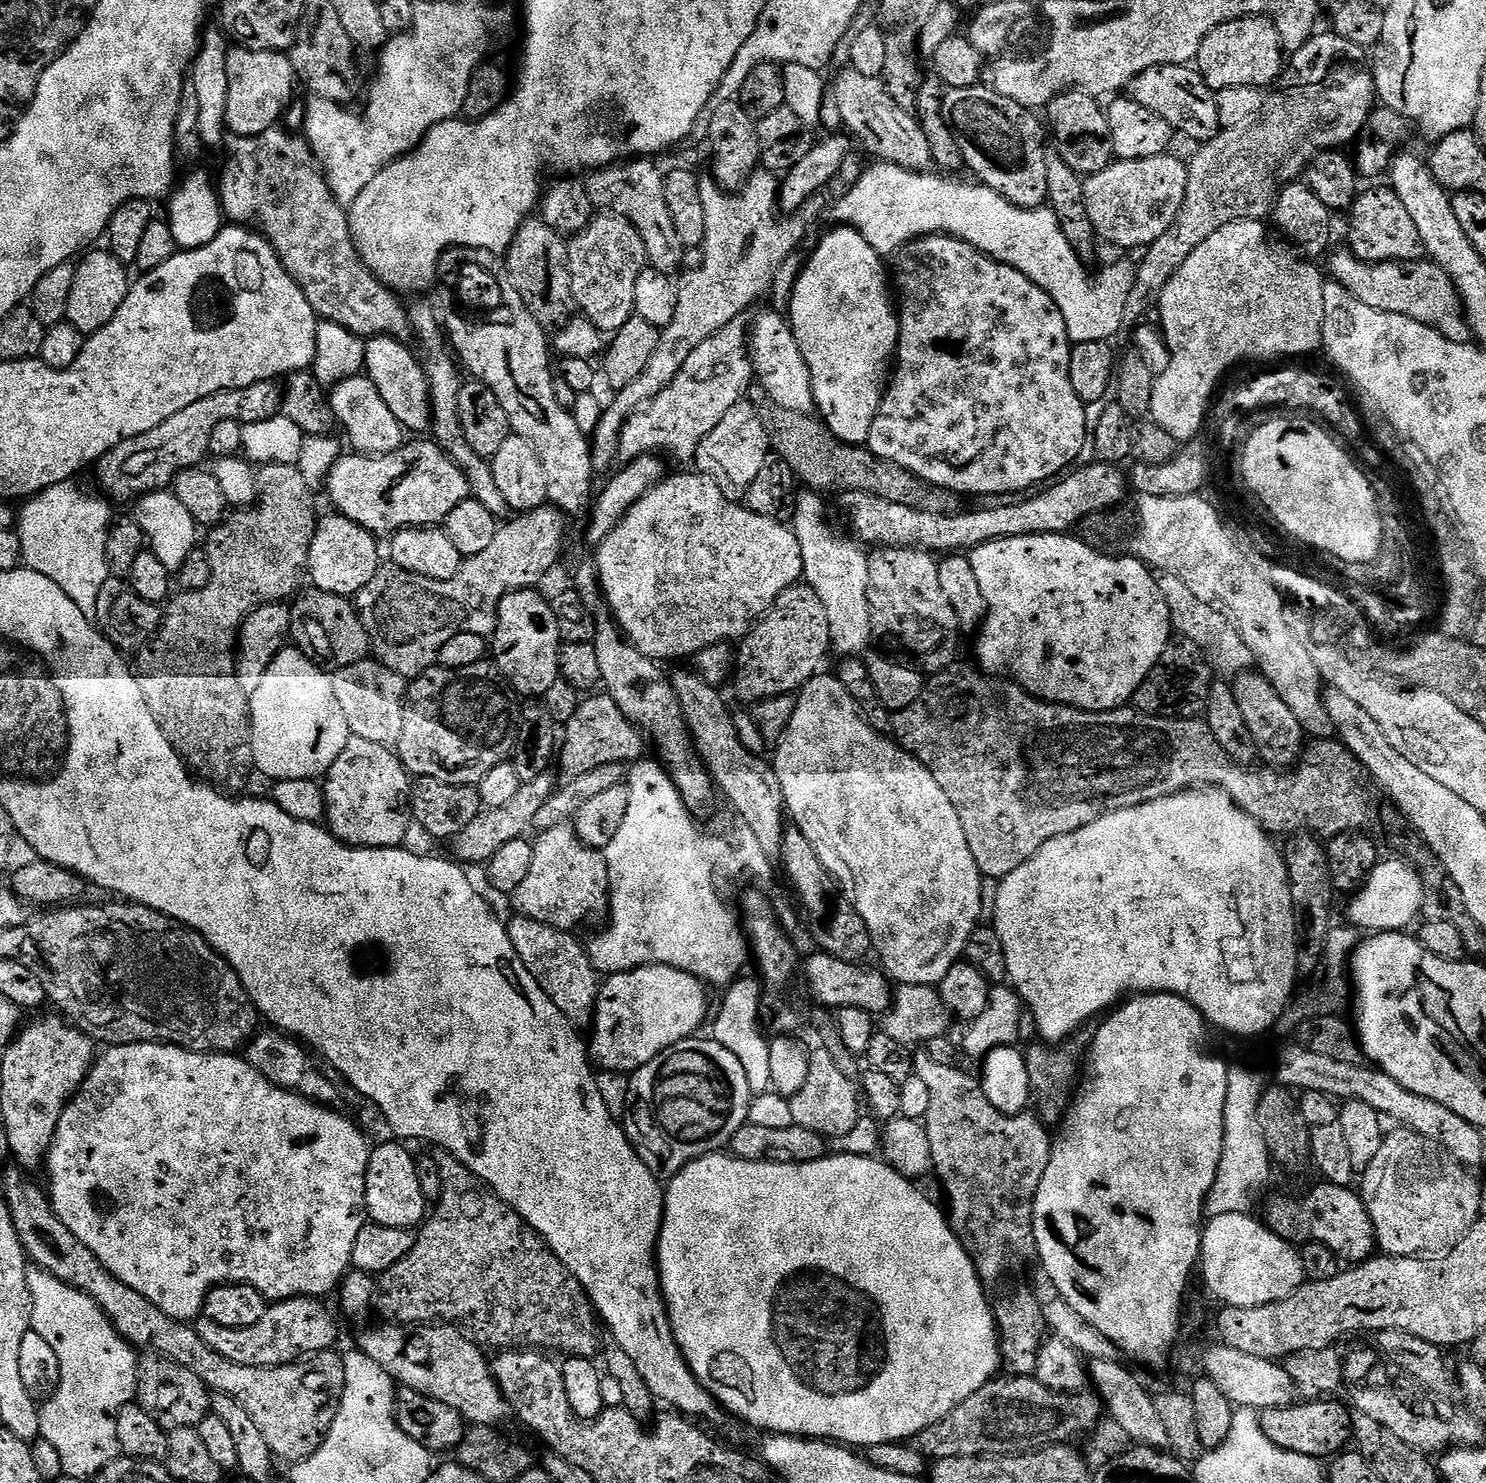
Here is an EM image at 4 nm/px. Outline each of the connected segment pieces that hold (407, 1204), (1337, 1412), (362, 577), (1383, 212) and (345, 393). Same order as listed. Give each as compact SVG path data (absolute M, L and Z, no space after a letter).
M403 1143L380 1144L371 1149L366 1170L366 1216L371 1223L382 1226L398 1226L399 1228L415 1229L423 1225L426 1219L426 1201L422 1194L422 1186L418 1186L418 1170L416 1169L416 1156L408 1153Z
M1321 1398L1300 1402L1304 1404L1293 1402L1286 1406L1265 1408L1259 1413L1262 1434L1266 1434L1266 1438L1270 1438L1270 1442L1274 1442L1274 1446L1278 1446L1282 1450L1290 1450L1294 1454L1302 1454L1303 1456L1331 1458L1336 1453L1345 1451L1352 1440L1352 1417L1349 1409L1347 1407L1344 1409L1342 1405L1335 1404L1334 1401L1335 1399L1332 1398Z
M339 514L331 515L321 515L316 521L314 542L308 555L307 575L310 580L312 576L311 587L352 598L382 567L380 548L376 545L379 543L377 537L358 526L358 522L350 522L348 518Z
M1388 186L1367 188L1357 195L1347 217L1349 218L1347 247L1350 251L1367 264L1381 264L1387 260L1425 259L1422 234L1418 234L1414 218L1410 218L1406 206L1402 206L1402 198L1398 198L1398 194Z
M361 374L346 378L340 384L330 388L333 414L339 427L344 427L348 440L352 443L351 451L362 456L381 456L397 452L406 443L405 428L394 418L393 411L382 400L374 382Z

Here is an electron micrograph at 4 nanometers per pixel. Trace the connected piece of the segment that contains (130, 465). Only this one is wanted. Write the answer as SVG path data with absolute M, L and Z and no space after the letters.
M263 380L250 386L218 390L210 394L210 398L202 398L186 406L186 410L174 414L174 418L166 418L162 426L154 426L154 430L146 434L123 440L105 456L101 456L94 468L96 480L100 483L99 491L112 502L136 502L149 492L165 491L180 472L204 464L204 456L209 455L210 434L218 422L236 420L243 425L266 422L267 419L281 415L283 398L281 385L276 380Z

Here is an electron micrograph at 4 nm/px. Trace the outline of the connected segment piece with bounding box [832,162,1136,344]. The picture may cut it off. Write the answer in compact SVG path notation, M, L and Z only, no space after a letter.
M883 162L873 163L873 168L868 168L852 184L852 189L837 202L832 208L835 223L854 229L882 258L891 257L899 253L904 245L911 240L919 240L921 236L935 236L943 234L964 240L974 246L979 252L984 252L992 260L1009 264L1014 270L1026 274L1030 282L1037 284L1042 290L1054 298L1054 306L1062 314L1068 327L1068 336L1073 344L1082 342L1098 342L1099 340L1111 341L1116 331L1121 331L1126 310L1126 297L1134 287L1136 277L1136 264L1133 261L1120 260L1109 268L1100 272L1100 277L1095 280L1087 272L1085 261L1074 254L1070 242L1066 242L1066 234L1062 234L1062 226L1058 226L1058 218L1051 208L1019 208L1014 206L1002 194L984 187L979 182L972 184L959 184L956 178L949 178L944 174L932 176L928 172L911 172L893 164Z

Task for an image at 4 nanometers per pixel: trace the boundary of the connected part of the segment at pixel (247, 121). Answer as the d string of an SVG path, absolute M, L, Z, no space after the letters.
M229 47L226 74L230 77L230 95L226 97L226 128L231 135L257 136L281 123L293 101L292 94L298 89L292 57L288 52Z

